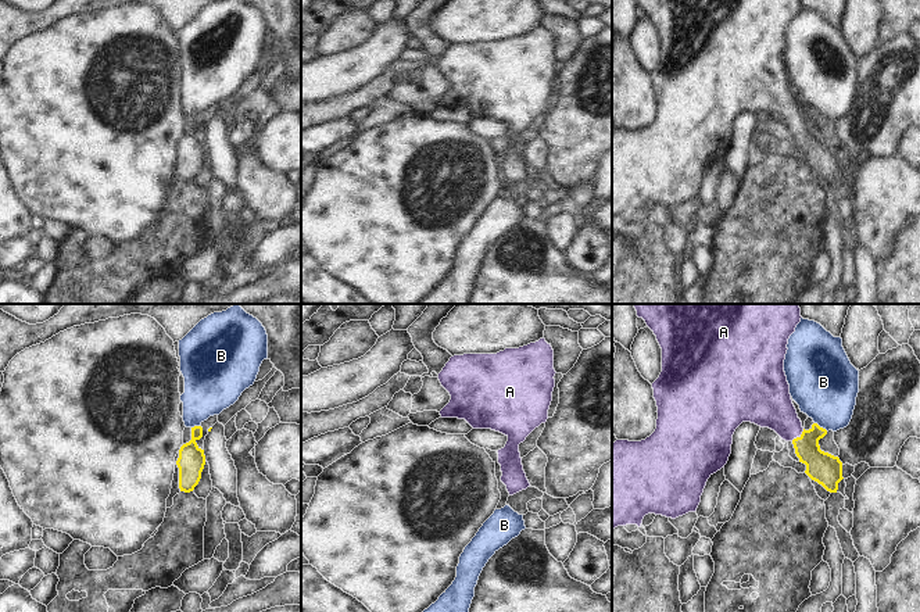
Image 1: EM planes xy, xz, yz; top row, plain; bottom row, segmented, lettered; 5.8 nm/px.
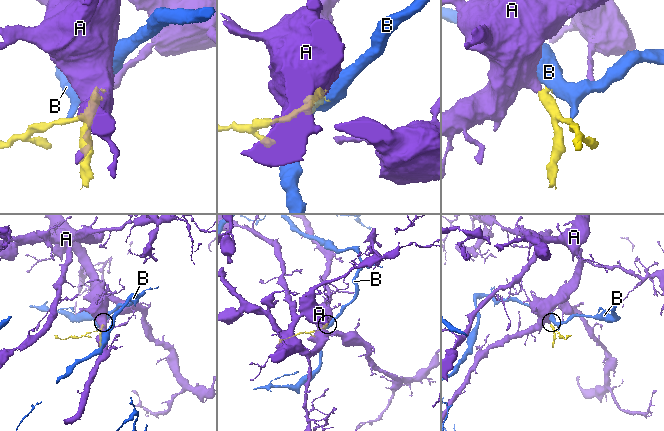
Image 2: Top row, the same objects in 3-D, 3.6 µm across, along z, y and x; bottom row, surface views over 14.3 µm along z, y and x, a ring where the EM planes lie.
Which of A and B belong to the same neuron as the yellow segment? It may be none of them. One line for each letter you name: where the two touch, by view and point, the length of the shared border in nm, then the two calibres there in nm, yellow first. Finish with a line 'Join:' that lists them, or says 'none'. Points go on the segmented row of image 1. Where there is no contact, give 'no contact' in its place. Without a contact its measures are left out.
A: meets yellow in yz at (798, 437); contact 100 nm long; 180 nm thick on the yellow side, 260 nm on the other
Join: A

